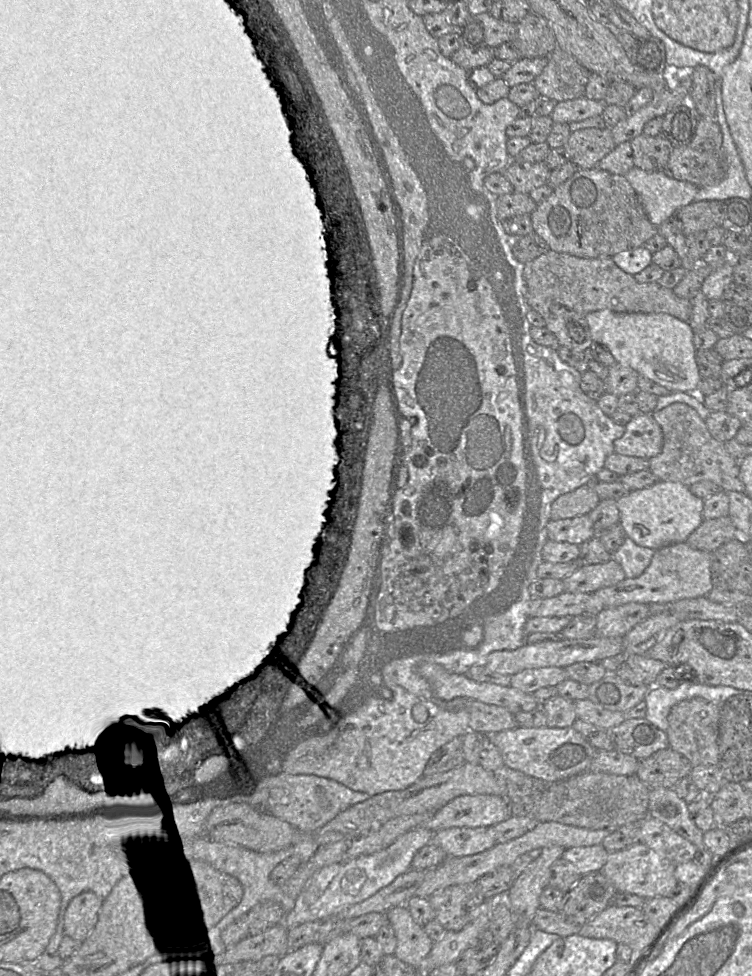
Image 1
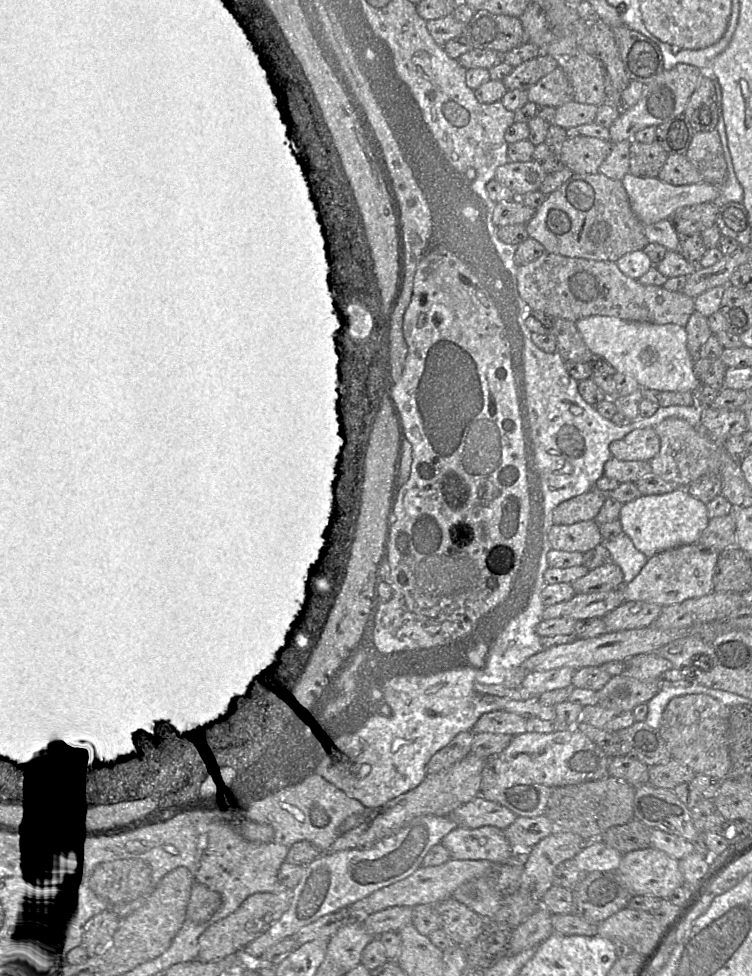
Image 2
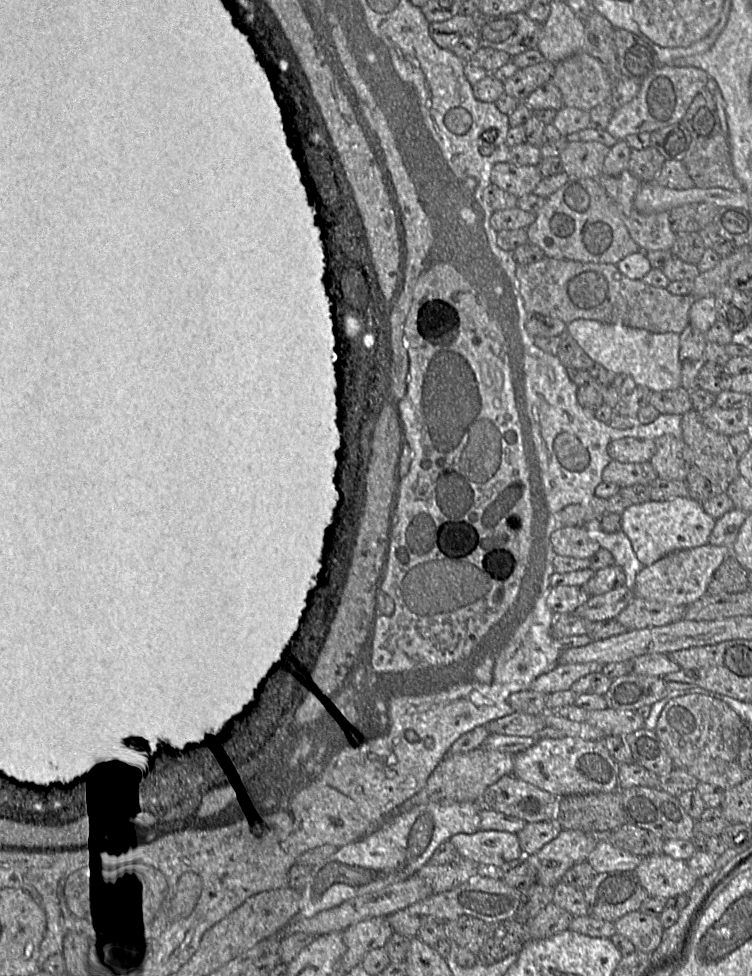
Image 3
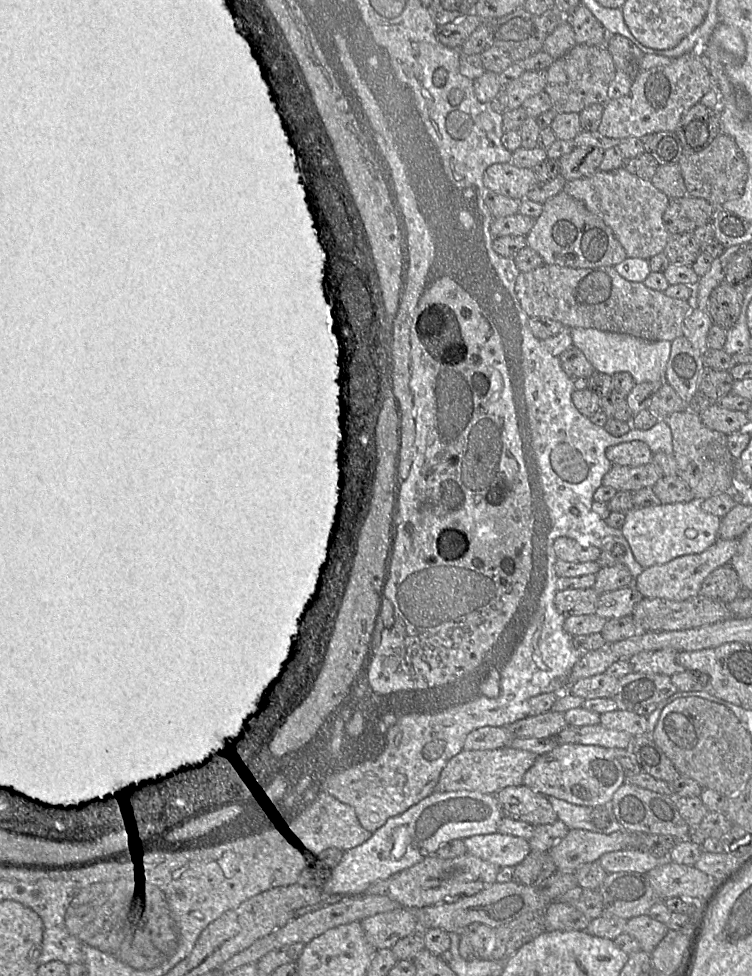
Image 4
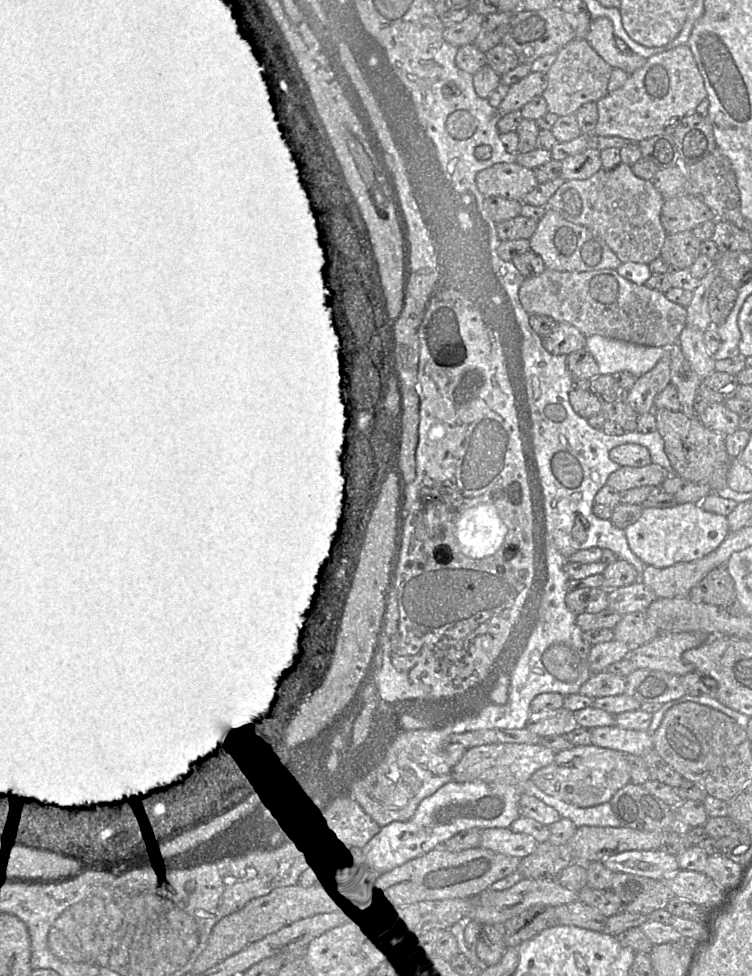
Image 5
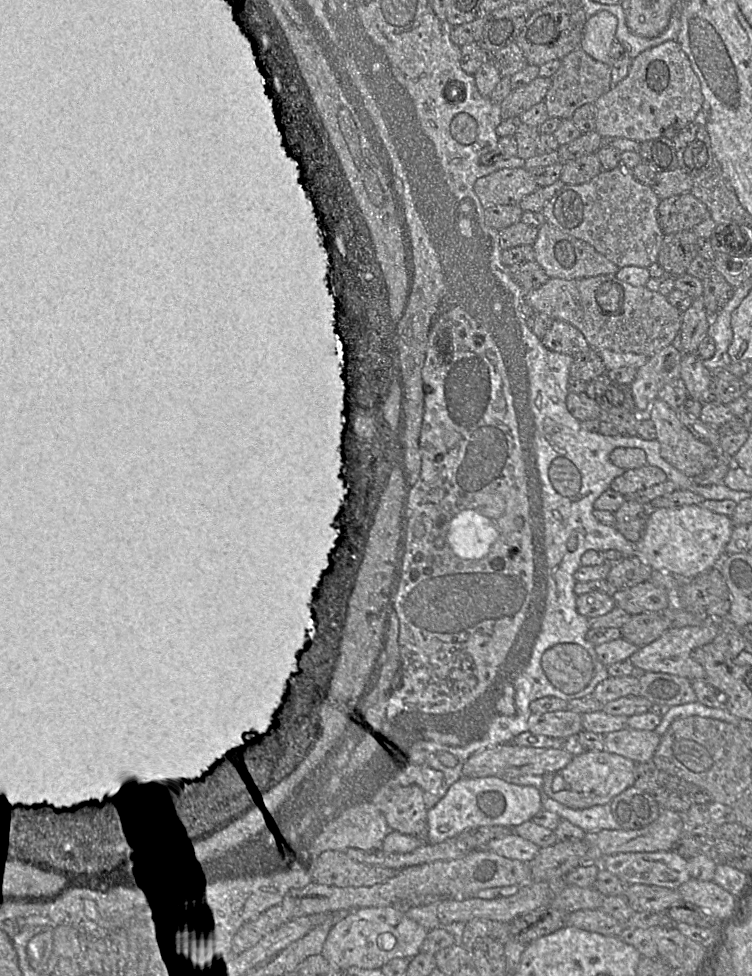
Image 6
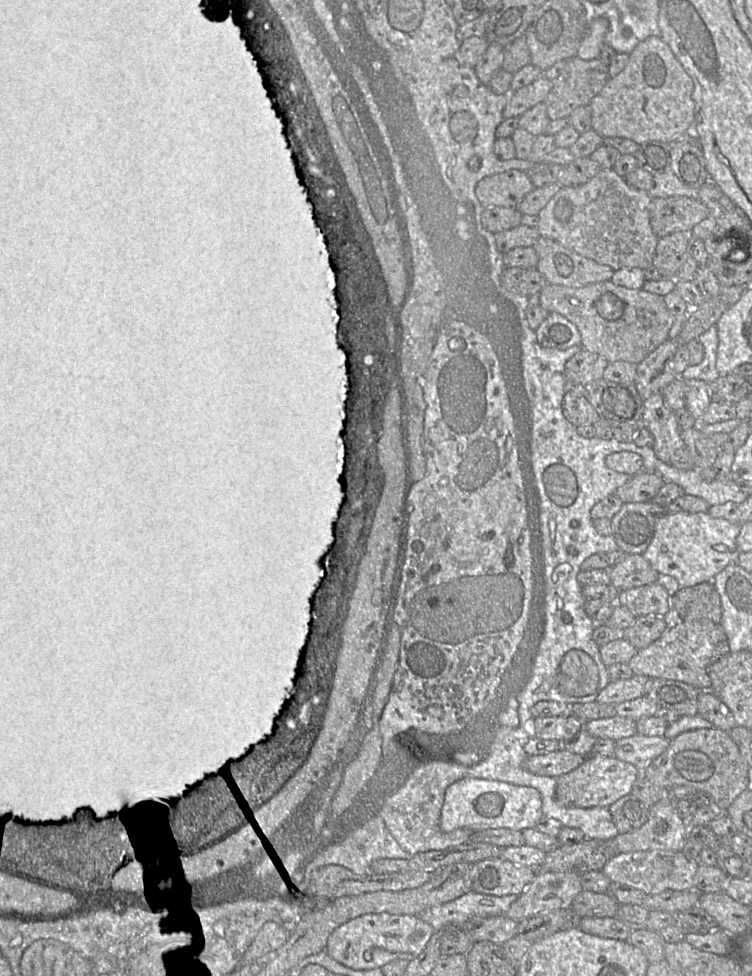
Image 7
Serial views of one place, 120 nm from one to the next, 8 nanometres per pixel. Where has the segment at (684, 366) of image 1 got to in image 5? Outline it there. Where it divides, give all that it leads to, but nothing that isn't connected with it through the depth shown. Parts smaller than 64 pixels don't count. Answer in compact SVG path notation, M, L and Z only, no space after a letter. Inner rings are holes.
M593 335L586 338L585 349L593 356L601 375L628 371L640 377L650 371L667 348L637 345Z

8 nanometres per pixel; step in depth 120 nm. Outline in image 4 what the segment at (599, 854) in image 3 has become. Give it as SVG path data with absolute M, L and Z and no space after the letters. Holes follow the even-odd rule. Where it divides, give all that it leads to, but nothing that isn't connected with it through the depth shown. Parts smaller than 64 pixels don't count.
M623 849L605 853L598 862L607 874L617 872L647 873L664 860L667 859L659 859L638 849Z

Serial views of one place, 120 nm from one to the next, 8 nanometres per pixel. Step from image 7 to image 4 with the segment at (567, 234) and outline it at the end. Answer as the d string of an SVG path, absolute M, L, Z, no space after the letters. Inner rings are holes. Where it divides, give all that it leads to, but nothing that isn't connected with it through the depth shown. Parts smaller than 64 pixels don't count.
M623 166L614 171L597 171L590 177L567 181L562 192L582 202L613 230L627 258L648 260L664 252L670 234L664 226L663 214L670 199L651 181L630 174Z

